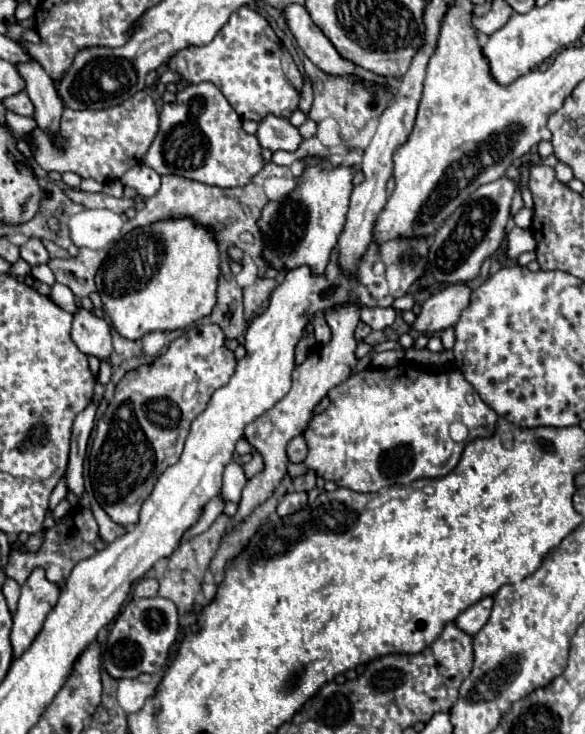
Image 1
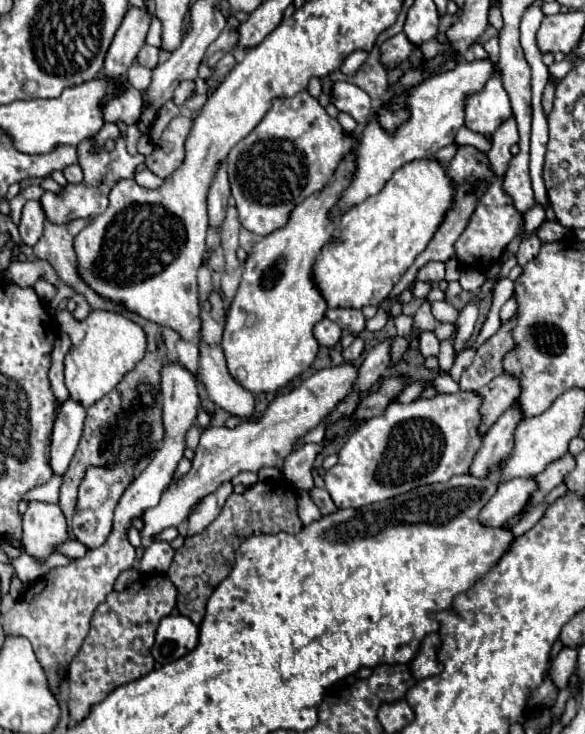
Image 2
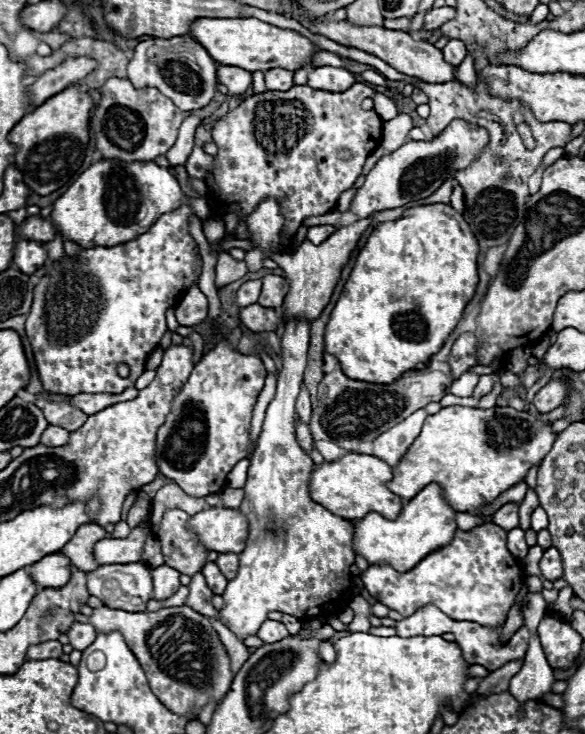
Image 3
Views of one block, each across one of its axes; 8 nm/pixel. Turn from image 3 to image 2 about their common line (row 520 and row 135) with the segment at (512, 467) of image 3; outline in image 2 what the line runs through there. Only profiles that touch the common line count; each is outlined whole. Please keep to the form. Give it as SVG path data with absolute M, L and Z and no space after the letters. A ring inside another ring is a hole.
M492 76L480 92L466 96L464 112L466 112L466 126L470 130L480 132L484 136L496 132L498 126L512 116L510 100L500 78Z

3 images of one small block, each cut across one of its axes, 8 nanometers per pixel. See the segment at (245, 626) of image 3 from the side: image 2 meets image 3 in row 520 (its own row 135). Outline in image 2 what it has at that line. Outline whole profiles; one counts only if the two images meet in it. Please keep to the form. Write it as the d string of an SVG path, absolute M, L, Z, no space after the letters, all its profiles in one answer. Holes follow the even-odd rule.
M308 90L288 98L274 98L262 122L228 154L228 178L240 222L246 230L268 236L282 228L290 212L308 196L320 192L334 176L344 154L352 150L352 138L336 118L330 118Z

